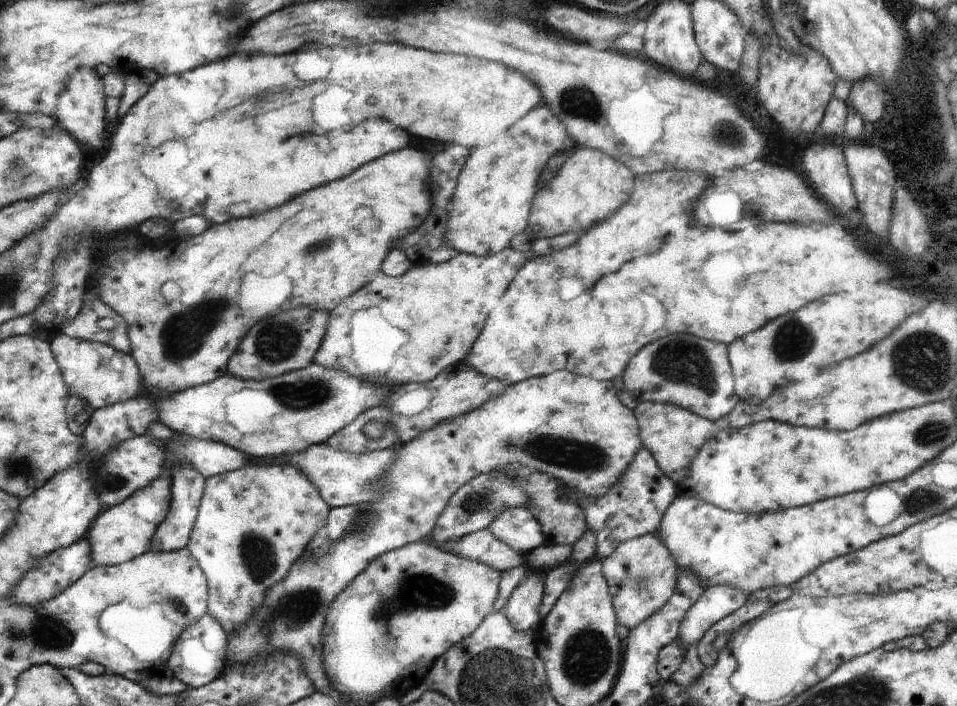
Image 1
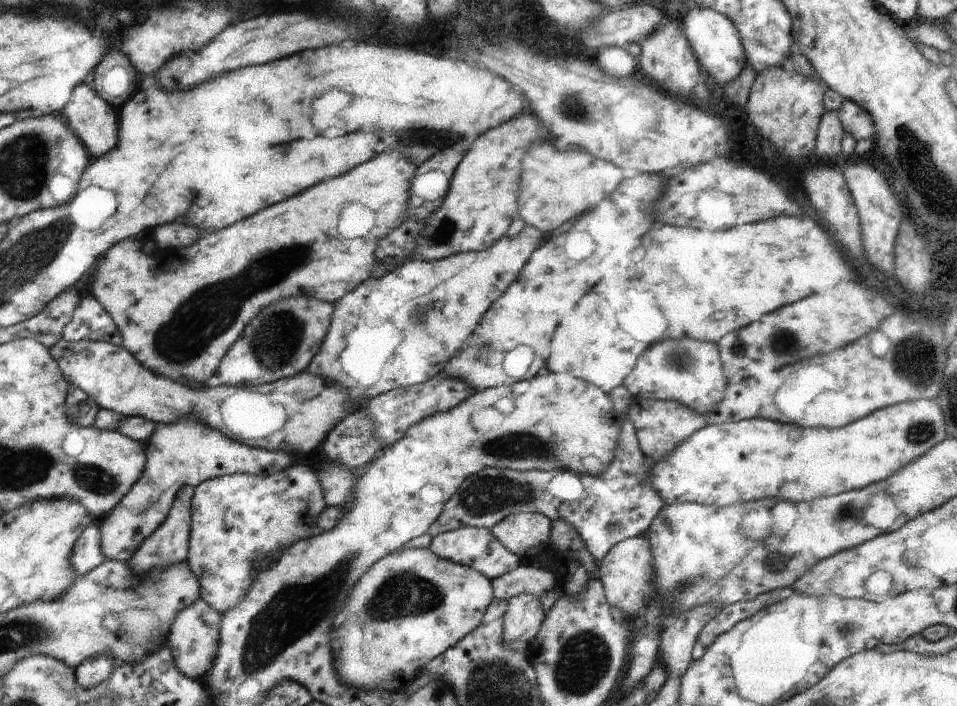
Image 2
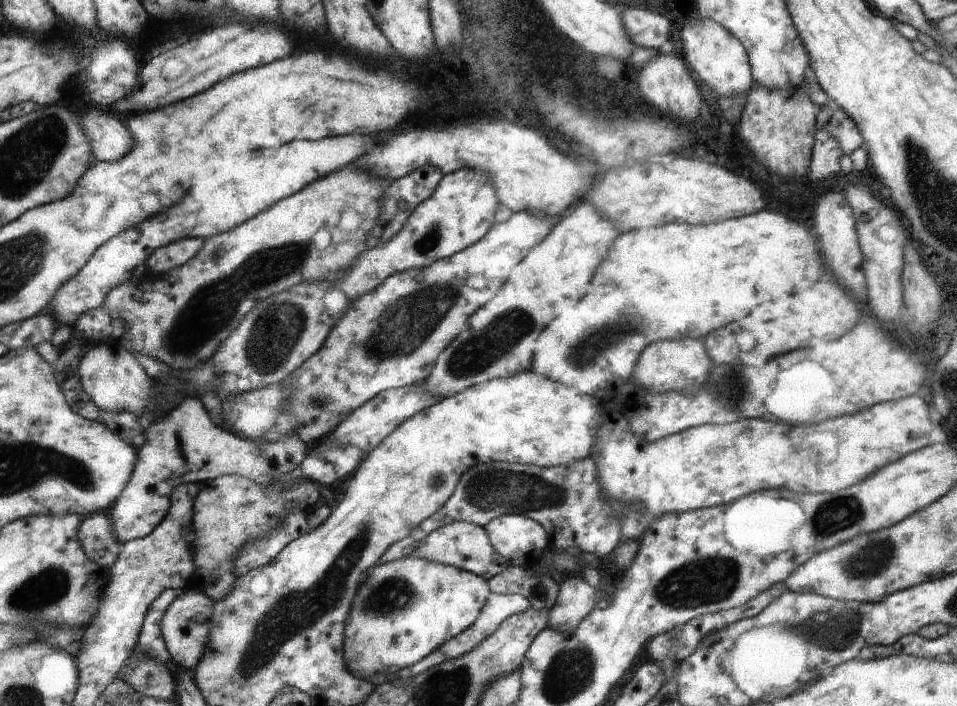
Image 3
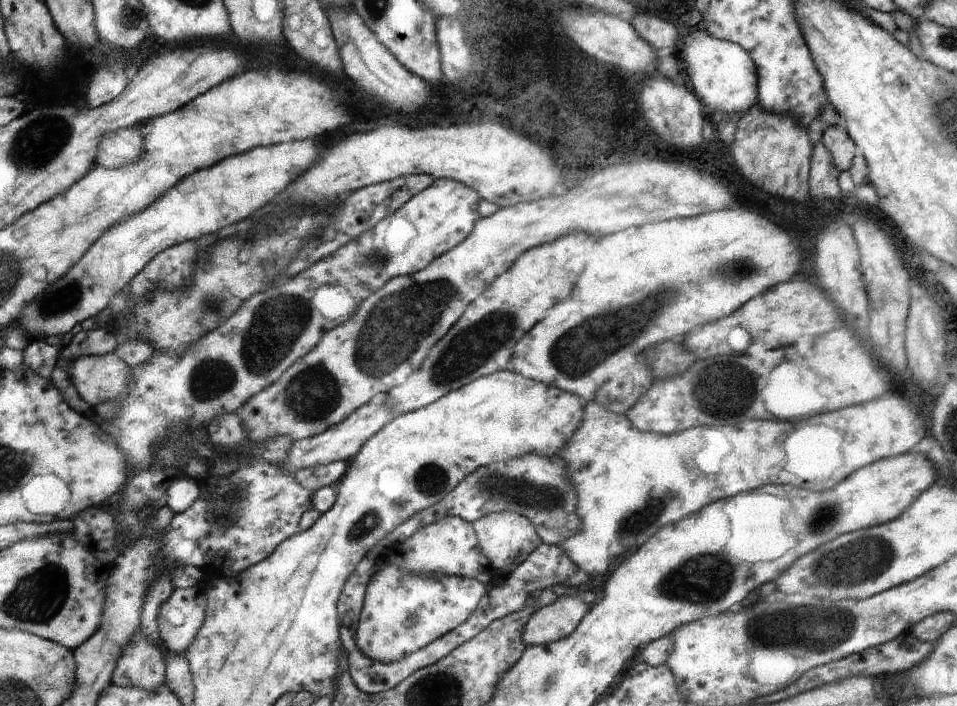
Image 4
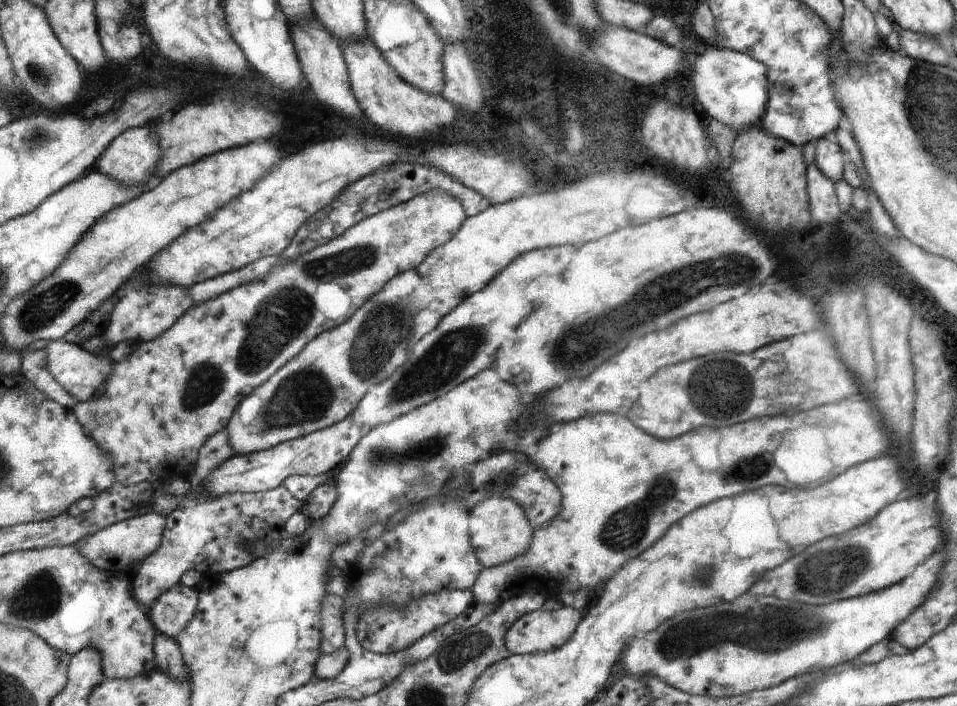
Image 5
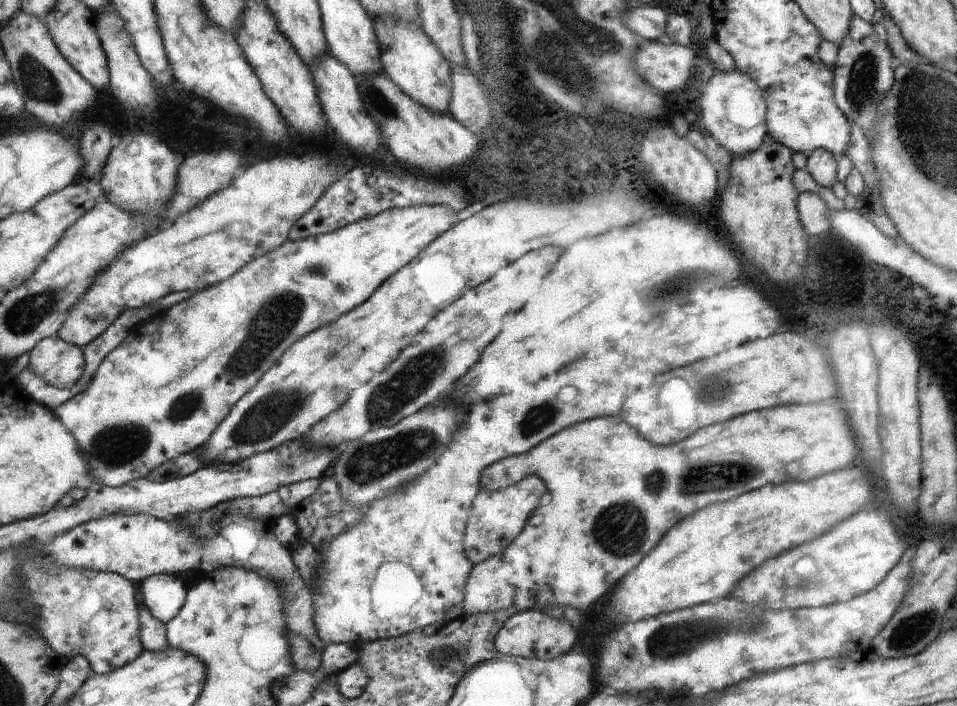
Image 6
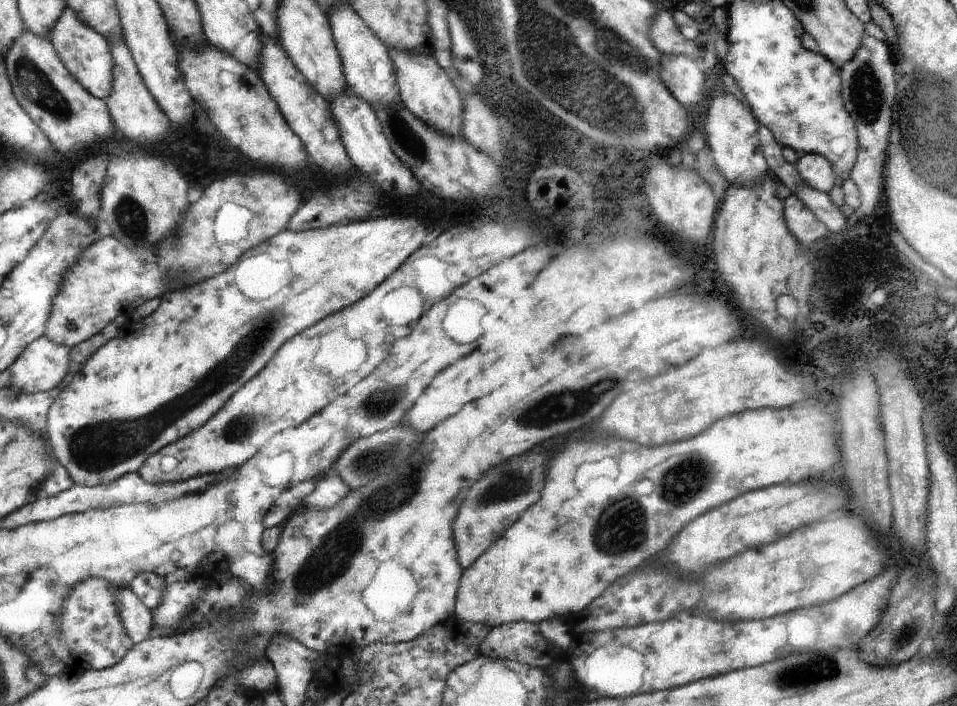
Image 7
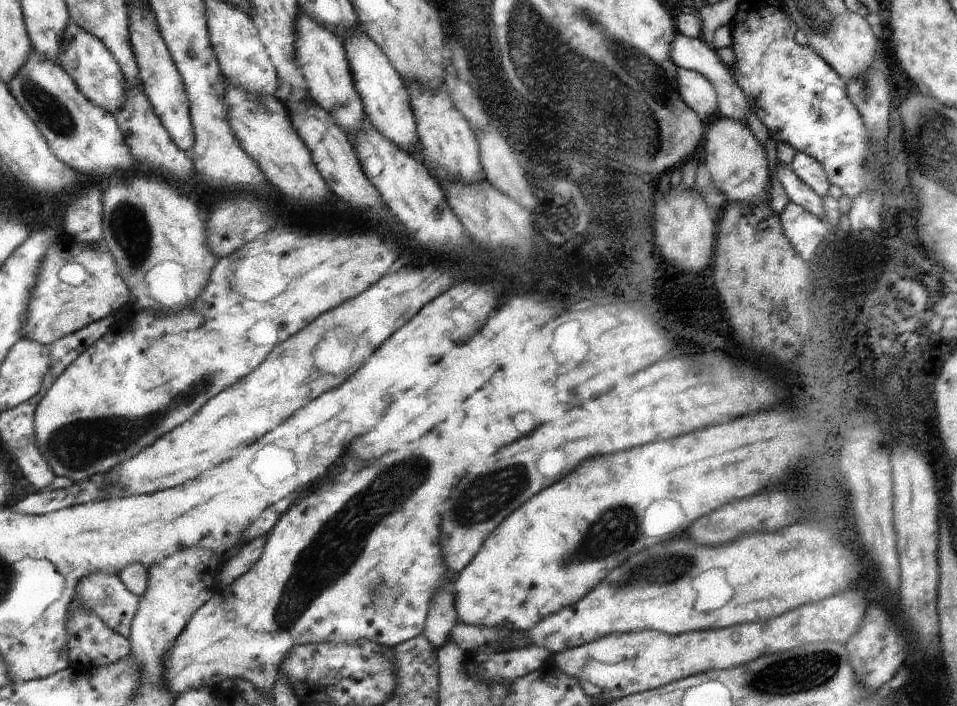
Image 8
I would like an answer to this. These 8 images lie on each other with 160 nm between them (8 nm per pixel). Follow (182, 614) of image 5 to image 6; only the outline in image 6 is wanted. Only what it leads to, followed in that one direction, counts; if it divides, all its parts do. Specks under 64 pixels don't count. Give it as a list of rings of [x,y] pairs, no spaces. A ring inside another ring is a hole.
[[[176,574],[149,576],[141,588],[145,606],[164,625],[178,616],[188,598],[188,585]]]

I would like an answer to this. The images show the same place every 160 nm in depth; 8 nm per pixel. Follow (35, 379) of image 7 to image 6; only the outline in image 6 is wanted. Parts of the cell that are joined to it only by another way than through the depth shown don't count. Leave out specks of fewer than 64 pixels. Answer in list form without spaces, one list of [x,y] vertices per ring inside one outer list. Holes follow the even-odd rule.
[[[61,336],[50,337],[31,352],[28,366],[43,376],[51,388],[72,389],[86,372],[85,349]]]

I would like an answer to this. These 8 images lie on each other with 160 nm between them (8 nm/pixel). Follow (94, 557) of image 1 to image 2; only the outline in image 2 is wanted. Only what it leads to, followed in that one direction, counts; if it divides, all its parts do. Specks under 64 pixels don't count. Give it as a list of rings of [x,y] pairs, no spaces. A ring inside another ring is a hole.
[[[186,418],[172,424],[155,423],[154,432],[146,444],[149,462],[139,482],[110,514],[97,521],[101,532],[101,551],[106,559],[122,562],[132,559],[141,544],[168,518],[182,487],[196,487],[205,480],[234,473],[268,475],[280,472],[290,466],[293,455],[284,451],[250,448],[199,419]]]

